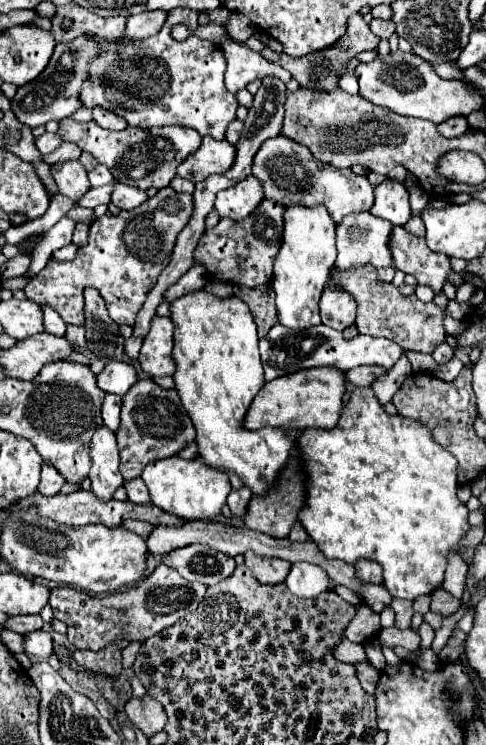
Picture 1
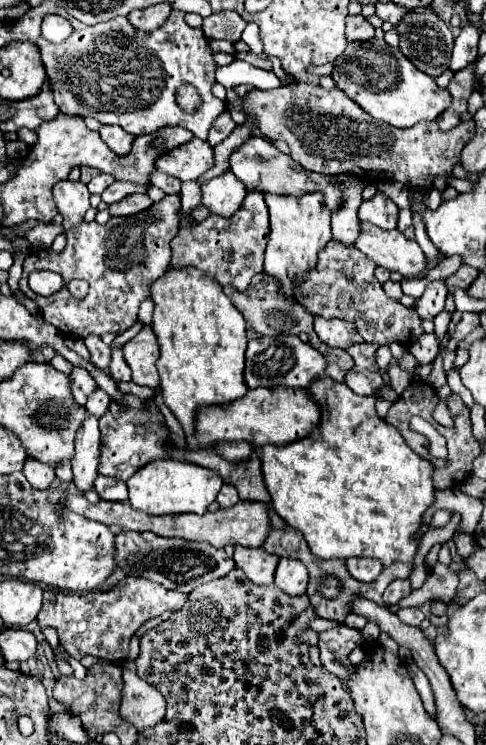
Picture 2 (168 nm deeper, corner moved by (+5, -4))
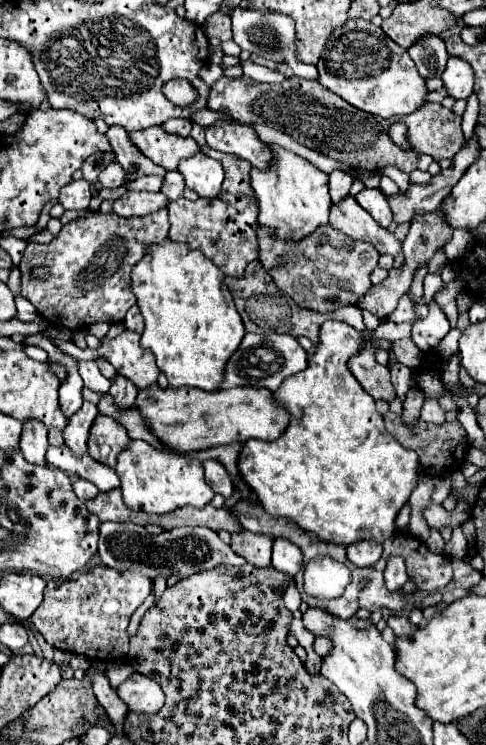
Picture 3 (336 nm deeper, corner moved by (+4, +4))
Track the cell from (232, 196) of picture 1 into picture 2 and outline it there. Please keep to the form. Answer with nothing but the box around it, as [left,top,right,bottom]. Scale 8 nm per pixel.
[201,170,247,218]

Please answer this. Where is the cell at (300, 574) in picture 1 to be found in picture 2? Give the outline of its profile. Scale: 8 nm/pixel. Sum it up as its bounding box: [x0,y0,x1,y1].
[275,558,309,596]

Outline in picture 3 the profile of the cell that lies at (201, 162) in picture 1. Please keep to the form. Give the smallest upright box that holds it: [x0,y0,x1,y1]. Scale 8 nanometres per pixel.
[130,126,202,170]

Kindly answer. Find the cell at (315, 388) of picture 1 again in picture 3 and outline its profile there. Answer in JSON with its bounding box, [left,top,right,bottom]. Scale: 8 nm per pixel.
[136,384,290,452]

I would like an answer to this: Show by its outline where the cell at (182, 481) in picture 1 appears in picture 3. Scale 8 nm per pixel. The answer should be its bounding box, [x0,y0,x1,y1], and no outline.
[116,440,214,514]

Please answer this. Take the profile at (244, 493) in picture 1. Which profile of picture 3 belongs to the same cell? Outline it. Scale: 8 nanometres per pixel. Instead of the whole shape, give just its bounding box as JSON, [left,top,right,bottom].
[204,460,234,498]

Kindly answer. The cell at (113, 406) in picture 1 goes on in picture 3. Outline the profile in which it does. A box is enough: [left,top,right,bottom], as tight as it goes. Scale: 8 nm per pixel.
[80,362,110,392]

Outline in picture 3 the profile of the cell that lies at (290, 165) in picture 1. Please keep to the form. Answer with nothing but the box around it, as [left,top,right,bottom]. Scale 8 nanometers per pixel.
[206,122,274,170]

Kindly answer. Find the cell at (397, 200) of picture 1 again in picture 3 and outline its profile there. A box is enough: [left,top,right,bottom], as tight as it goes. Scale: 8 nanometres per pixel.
[356,188,392,228]

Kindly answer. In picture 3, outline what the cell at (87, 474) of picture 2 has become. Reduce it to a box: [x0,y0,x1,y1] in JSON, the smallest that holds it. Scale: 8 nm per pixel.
[64,402,98,458]

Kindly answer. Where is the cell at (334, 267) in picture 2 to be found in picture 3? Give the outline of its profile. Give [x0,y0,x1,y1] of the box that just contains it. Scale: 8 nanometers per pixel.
[258,226,378,312]

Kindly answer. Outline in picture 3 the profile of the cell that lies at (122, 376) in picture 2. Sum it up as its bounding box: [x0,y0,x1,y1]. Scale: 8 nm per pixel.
[108,374,138,408]

